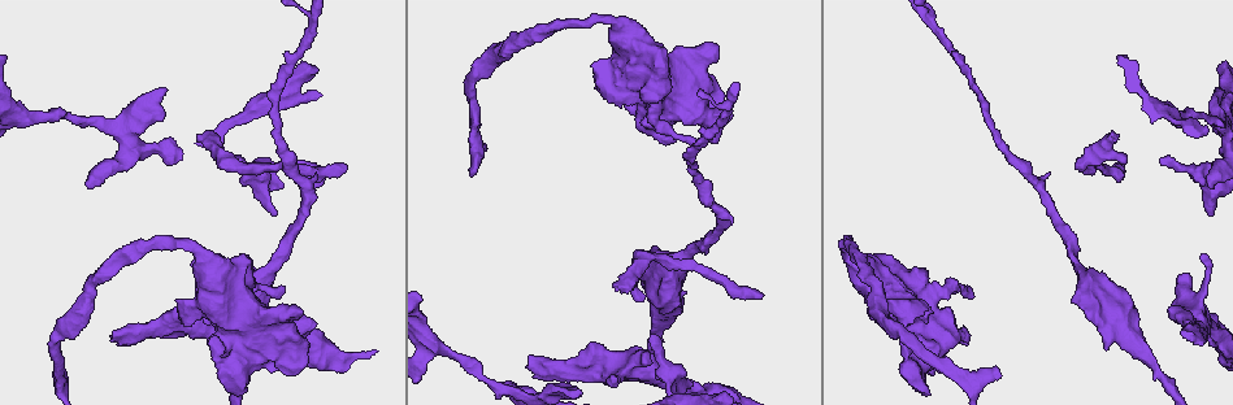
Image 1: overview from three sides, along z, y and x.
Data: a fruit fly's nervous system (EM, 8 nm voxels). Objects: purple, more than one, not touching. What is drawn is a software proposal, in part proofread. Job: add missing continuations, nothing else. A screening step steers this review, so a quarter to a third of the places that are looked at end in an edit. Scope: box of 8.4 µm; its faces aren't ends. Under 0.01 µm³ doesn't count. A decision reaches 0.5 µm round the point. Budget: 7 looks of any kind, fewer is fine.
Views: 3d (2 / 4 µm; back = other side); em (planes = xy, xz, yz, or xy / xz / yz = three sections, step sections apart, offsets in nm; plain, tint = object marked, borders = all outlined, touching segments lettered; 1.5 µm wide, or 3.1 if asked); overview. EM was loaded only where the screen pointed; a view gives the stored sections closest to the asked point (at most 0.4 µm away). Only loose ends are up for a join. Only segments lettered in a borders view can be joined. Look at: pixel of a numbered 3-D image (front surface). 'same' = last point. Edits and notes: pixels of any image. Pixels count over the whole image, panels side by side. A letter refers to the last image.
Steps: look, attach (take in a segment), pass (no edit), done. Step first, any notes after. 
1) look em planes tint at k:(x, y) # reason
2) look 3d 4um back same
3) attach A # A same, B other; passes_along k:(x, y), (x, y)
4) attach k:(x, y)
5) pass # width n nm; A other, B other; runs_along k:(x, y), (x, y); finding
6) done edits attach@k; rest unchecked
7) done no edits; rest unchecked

look 3d 4um back at 1:(272, 213) # branch stops here

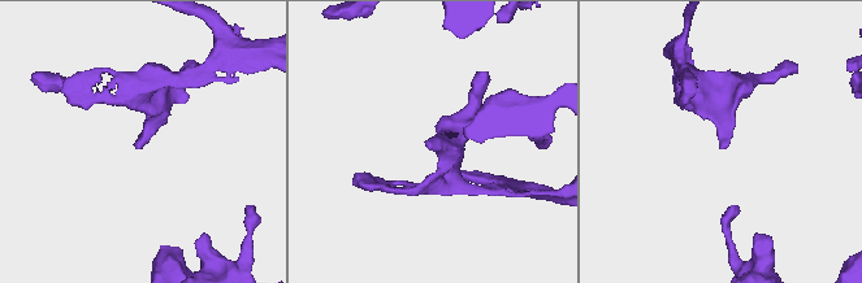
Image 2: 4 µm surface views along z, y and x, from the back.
look em planes plain at 2:(723, 147) # shape alone is not enough

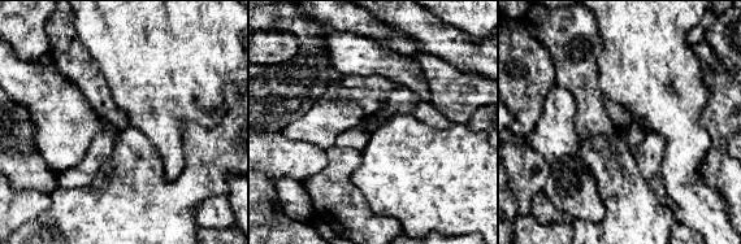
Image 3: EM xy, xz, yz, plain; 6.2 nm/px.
look em planes borders same # see the neighbours

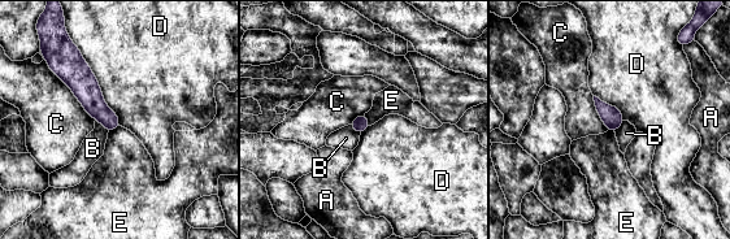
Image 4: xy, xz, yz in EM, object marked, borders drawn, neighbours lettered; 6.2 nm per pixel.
pass # A other, B other, C other, D other, E other; runs_along 4:(70, 59), (94, 104), (112, 126); no lettered segment goes on from it

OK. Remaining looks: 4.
look 3d 4um at 1:(343, 163)

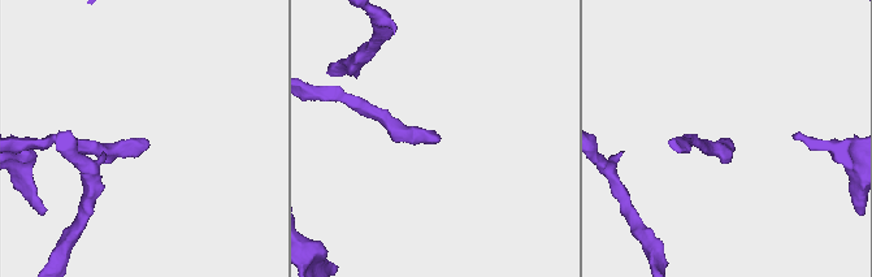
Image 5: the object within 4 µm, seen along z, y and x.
look em yz step 4 tint at 5:(728, 141) # now the EM

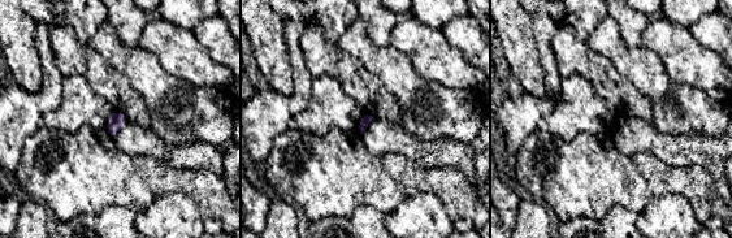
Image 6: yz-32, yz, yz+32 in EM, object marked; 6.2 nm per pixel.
look em planes borders same # another direction

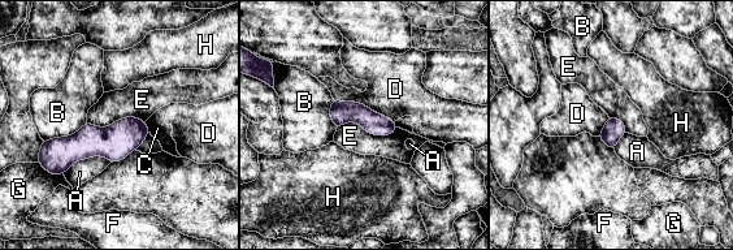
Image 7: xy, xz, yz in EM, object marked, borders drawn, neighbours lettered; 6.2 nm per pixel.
pass # A other, B other, C other, D other, E other, F other, G other, H other; border 7:(337, 128), (397, 130); no lettered segment goes on from it

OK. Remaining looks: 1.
done no edits; rest unchecked

